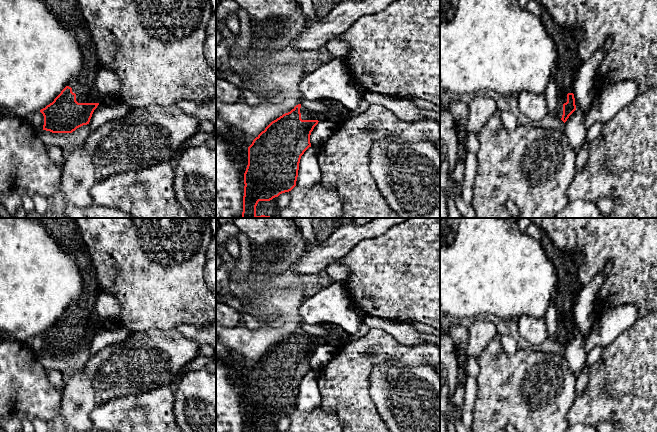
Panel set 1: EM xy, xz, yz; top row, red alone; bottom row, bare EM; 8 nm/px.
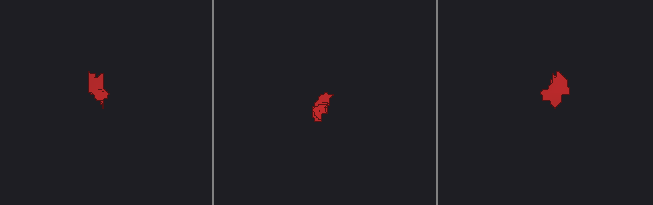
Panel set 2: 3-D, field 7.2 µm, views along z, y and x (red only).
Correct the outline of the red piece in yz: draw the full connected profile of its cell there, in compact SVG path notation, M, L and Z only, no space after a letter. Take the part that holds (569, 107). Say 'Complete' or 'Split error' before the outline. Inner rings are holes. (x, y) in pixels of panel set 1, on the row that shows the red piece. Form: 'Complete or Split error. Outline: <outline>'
Split error. Outline: M542 7L541 21L548 34L555 42L558 52L558 64L556 69L557 107L555 119L562 120L564 123L569 116L576 110L574 98L574 80L583 64L578 56L577 43L573 33L557 25L551 18L546 9Z

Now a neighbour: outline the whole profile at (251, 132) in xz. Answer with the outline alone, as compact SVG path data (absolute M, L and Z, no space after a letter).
M293 62L291 64L267 65L243 74L242 91L251 91L258 99L259 104L250 106L246 102L225 103L216 101L216 114L225 122L238 136L256 138L274 120L285 113L290 112L298 104L301 104L302 97L299 85L305 77L305 62ZM281 95L281 102L271 102L274 96Z

